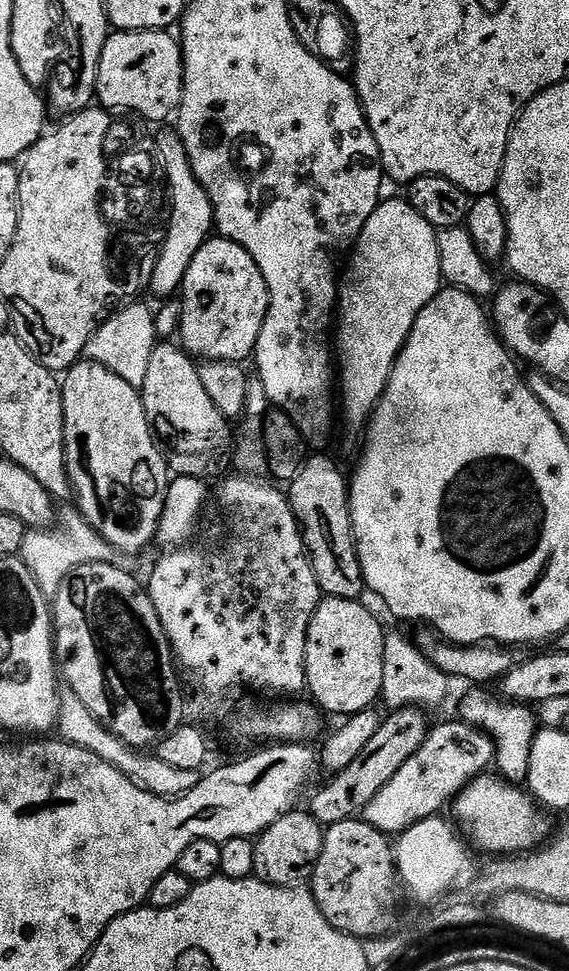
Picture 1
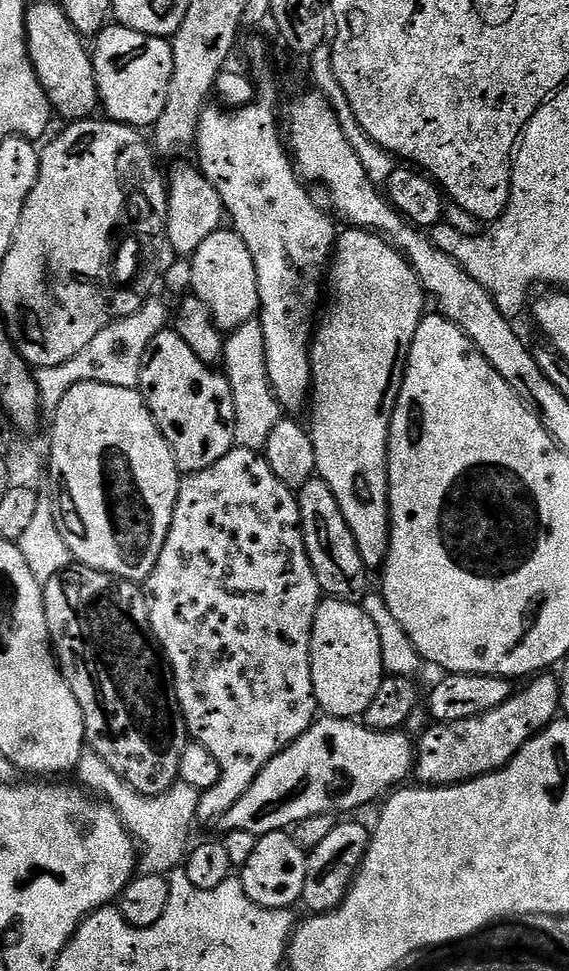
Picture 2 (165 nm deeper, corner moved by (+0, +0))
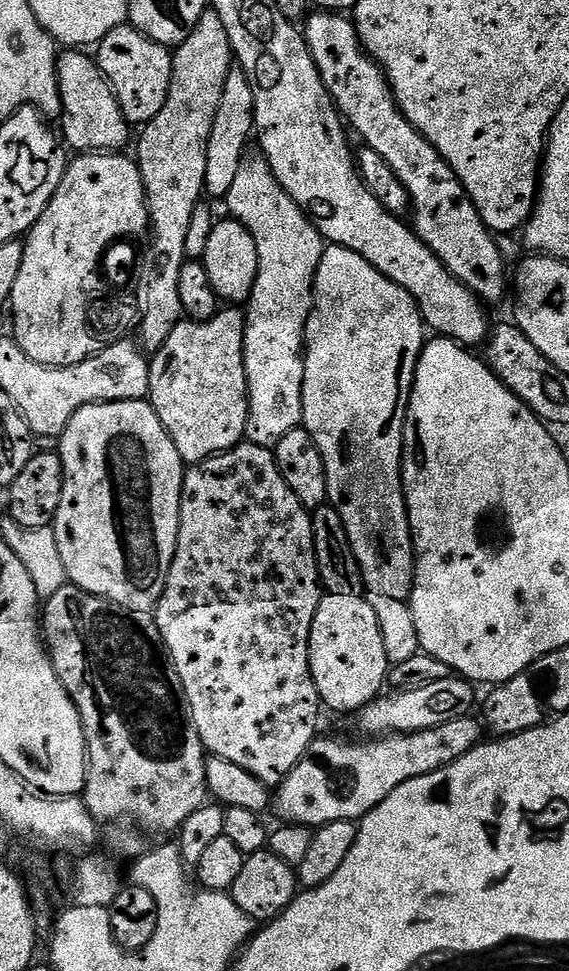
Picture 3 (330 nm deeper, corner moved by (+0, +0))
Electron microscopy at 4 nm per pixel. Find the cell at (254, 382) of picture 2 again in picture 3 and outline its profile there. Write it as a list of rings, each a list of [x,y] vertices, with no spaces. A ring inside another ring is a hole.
[[[255,154],[245,155],[244,161],[238,166],[238,174],[234,174],[234,183],[230,185],[226,197],[228,203],[227,215],[231,219],[236,220],[242,226],[246,226],[246,230],[250,230],[250,234],[254,238],[254,242],[258,246],[258,278],[254,282],[254,290],[252,297],[246,301],[246,311],[244,312],[244,369],[246,370],[246,382],[248,383],[248,426],[246,436],[253,444],[262,444],[265,446],[275,445],[276,441],[282,438],[282,434],[286,434],[294,428],[301,427],[304,415],[302,414],[302,382],[304,381],[304,327],[308,321],[308,315],[312,309],[312,282],[316,279],[316,267],[318,262],[322,262],[322,254],[326,247],[324,235],[316,229],[311,216],[304,209],[297,206],[292,201],[292,196],[285,188],[283,188],[276,180],[276,175],[269,168],[267,160],[263,155]]]

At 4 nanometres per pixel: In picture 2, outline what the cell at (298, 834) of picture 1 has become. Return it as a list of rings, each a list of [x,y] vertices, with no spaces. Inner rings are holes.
[[[291,831],[271,832],[257,839],[254,846],[254,854],[250,854],[250,859],[239,869],[238,879],[242,882],[242,890],[246,890],[246,898],[263,908],[286,908],[295,909],[295,904],[299,905],[304,899],[306,890],[306,866],[308,865],[308,852],[297,842],[295,835]]]

